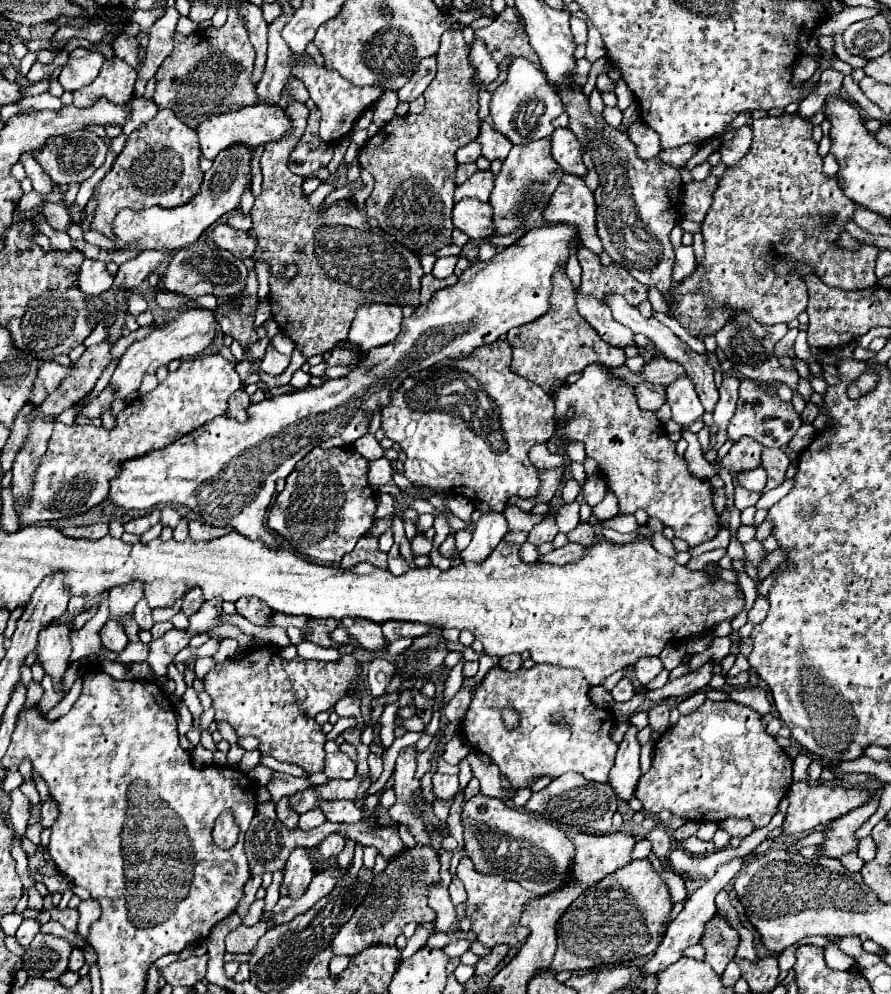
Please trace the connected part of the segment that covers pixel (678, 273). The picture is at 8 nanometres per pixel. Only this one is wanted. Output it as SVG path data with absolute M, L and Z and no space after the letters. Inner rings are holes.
M680 246L676 250L676 264L672 270L672 280L674 282L684 280L686 276L690 276L694 272L694 268L696 268L696 258L694 258L692 246Z

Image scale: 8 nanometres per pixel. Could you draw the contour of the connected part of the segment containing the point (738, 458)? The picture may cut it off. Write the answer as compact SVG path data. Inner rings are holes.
M742 438L738 442L732 444L730 452L722 458L722 462L712 462L716 474L720 472L720 468L726 468L730 472L744 472L744 470L752 470L760 466L760 444L752 438Z

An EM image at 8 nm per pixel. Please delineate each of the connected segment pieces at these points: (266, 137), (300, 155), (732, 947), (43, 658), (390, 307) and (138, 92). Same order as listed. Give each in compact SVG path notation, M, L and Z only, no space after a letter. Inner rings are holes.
M256 104L256 106L248 106L248 108L240 108L236 112L226 112L220 116L212 116L212 120L206 120L204 124L198 124L196 134L198 134L198 144L200 144L200 154L202 158L214 160L214 156L234 144L244 144L246 148L256 148L260 144L268 144L274 142L278 138L282 138L286 132L290 130L290 118L286 116L284 110L276 108L276 106L264 106L264 104Z
M314 106L296 150L292 150L288 156L288 168L298 176L318 172L322 166L328 166L328 162L334 156L334 146L322 148L324 142L318 138L318 126L320 126L320 110Z
M716 914L708 926L706 926L706 934L702 936L700 944L706 950L706 958L704 962L712 966L712 970L716 974L724 974L728 962L734 958L736 948L738 948L740 936L734 928L728 926L726 918L722 918L720 914Z
M50 624L40 632L38 638L38 662L42 664L44 672L52 678L54 690L60 690L60 682L64 678L64 672L70 664L70 628L64 624Z
M364 304L356 310L348 338L360 344L362 352L394 342L400 334L402 306L398 304Z
M168 8L166 14L158 20L160 24L154 24L148 38L150 44L146 48L146 56L142 60L142 66L138 68L138 80L134 86L134 96L142 96L144 94L144 86L146 82L156 74L156 70L160 68L160 64L164 62L166 56L170 56L172 48L174 48L174 32L176 32L176 22L178 22L180 14L176 8Z

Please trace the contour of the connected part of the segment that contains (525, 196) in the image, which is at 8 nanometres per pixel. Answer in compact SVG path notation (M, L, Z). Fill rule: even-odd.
M550 138L544 140L534 140L524 146L514 146L508 154L508 158L502 164L502 170L498 178L494 180L494 190L490 196L490 206L494 208L494 226L496 234L508 234L518 226L534 228L542 224L542 212L560 184L564 172L556 164L550 152Z

